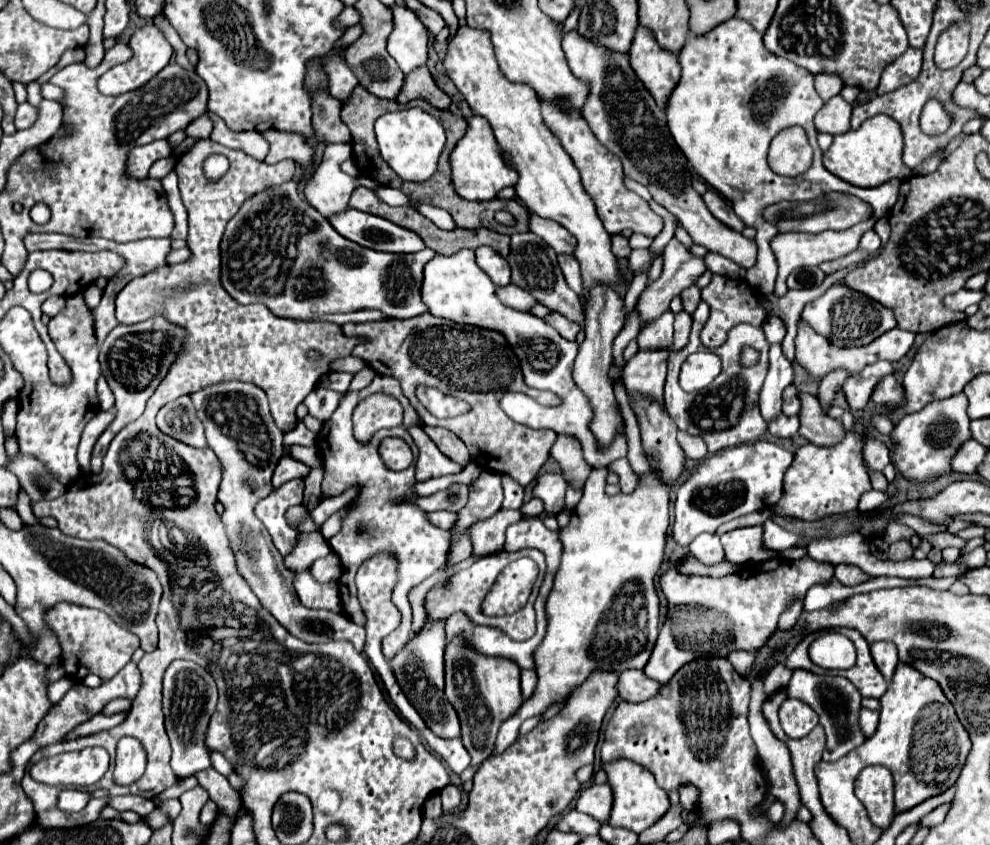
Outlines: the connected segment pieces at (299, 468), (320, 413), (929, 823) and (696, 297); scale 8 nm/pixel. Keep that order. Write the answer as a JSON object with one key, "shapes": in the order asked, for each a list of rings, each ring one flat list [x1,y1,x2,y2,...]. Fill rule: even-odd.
{"shapes":[[[282,456,274,470,272,484,274,484,274,488,278,488,280,484,284,484,292,478,304,478,308,472,310,472,310,468,306,464,300,464,298,460,292,460,290,456]],[[314,388,306,396,304,404,306,404,310,416,314,416,320,422,326,422,332,416,332,412,336,410,338,400,340,400,340,392,332,392,326,388]],[[942,804,942,806,935,808,928,816,925,816,920,821,921,828,932,828,942,823,945,819,946,812,948,812,948,808,950,808,950,804]],[[693,285,684,289,681,292,680,297,682,299,684,310,691,315,701,301,701,290]]]}

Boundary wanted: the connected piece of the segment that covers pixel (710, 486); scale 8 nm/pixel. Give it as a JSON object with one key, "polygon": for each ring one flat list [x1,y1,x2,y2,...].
{"polygon":[[756,440,726,448,700,462,698,470,680,486,674,504,674,540,688,546,698,534,714,534,720,524,772,508,782,496,782,476,792,464,794,454,768,440]]}

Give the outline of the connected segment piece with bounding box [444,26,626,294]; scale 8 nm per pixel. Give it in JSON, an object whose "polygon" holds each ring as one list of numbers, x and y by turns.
{"polygon":[[460,26,456,38,448,44,444,68,466,98,472,112,490,122,500,148,508,154,506,164,518,170,520,178,514,186,518,198,528,206,530,212,558,222,576,238,574,258,580,262,582,292,588,294,592,288,596,288,596,284,624,286,626,280,618,268,616,256,610,250,610,234,604,230,594,202,584,192,578,170,560,142,556,142,554,134,546,128,536,92,528,84,510,82,500,72,496,58,492,56,488,32]]}

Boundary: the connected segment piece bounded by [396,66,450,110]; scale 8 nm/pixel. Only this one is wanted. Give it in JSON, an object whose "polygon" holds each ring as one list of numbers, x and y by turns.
{"polygon":[[420,66,420,68,412,70,410,74,406,74,404,86,396,96,396,102,406,104,406,102,416,100,416,98,426,100,426,102,430,102,432,106,436,106,440,110,448,108,448,104,450,104,450,98,434,84,434,80,432,80,426,66]]}

